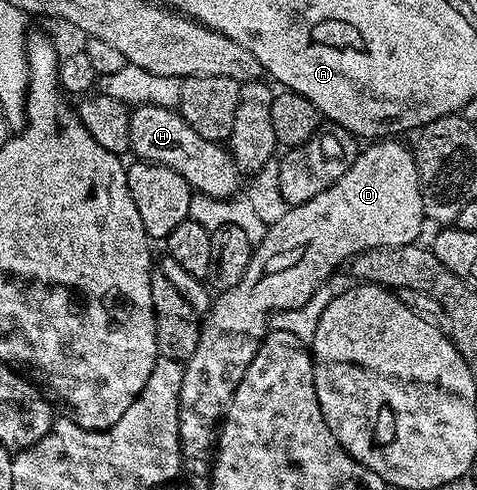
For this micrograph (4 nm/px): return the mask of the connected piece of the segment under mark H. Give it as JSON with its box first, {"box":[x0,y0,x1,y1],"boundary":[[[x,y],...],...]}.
{"box":[129,105,243,197],"boundary":[[[138,105],[130,112],[129,118],[131,119],[129,148],[136,160],[166,165],[179,171],[179,175],[183,175],[183,179],[187,179],[190,189],[205,193],[208,197],[232,197],[238,192],[237,184],[243,180],[243,177],[237,164],[233,162],[233,154],[224,144],[211,139],[203,139],[203,135],[199,135],[199,131],[195,131],[195,127],[191,127],[191,123],[183,120],[177,109],[168,109],[162,105]]]}

